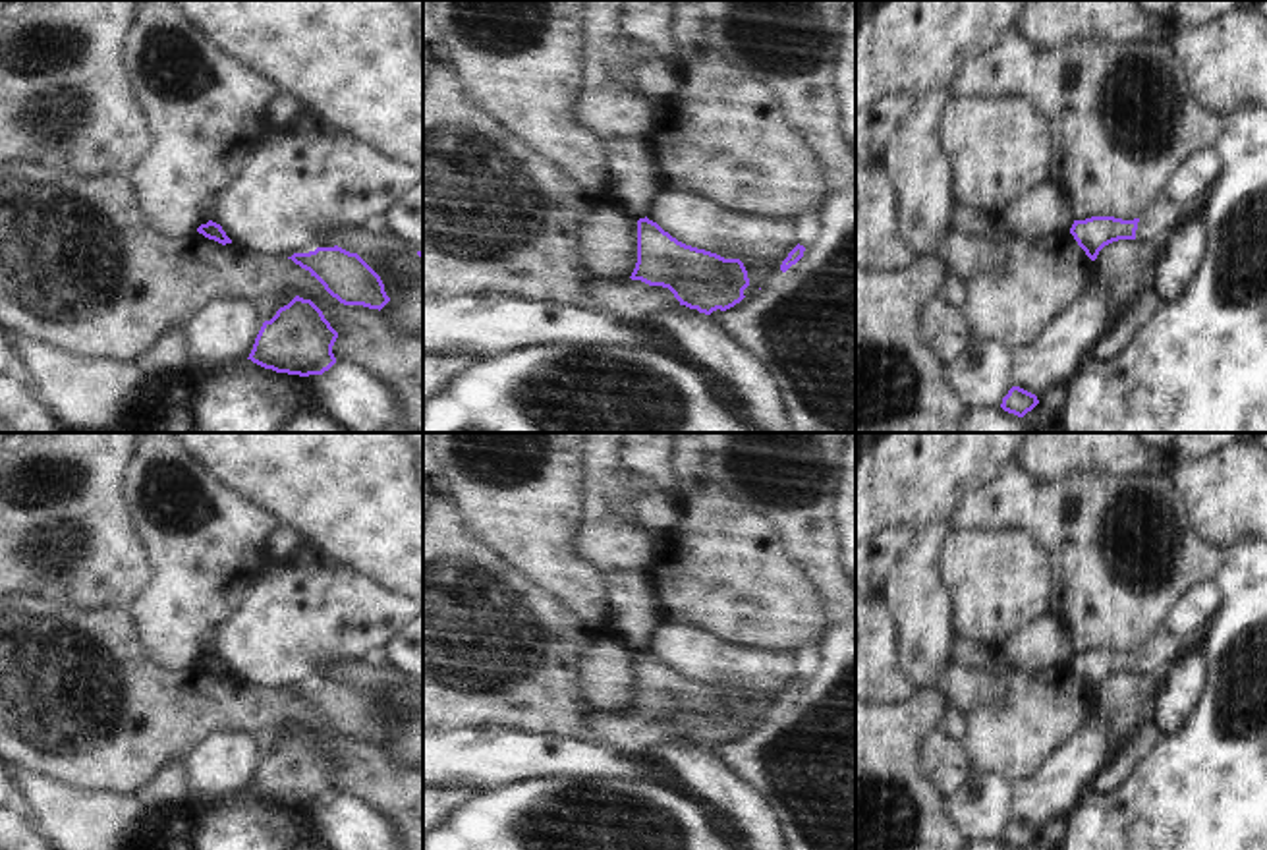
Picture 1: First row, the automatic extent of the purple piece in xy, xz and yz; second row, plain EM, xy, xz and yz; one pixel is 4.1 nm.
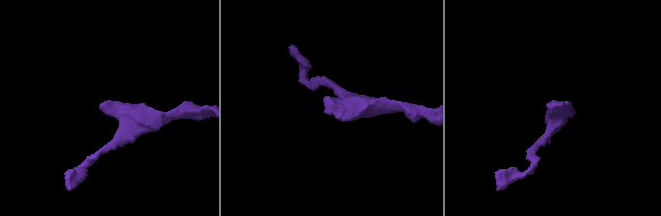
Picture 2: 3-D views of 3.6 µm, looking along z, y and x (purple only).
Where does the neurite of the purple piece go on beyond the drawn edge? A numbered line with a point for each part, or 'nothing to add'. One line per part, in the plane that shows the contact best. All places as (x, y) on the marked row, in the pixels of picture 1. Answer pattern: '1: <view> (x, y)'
1: xz (630, 302)

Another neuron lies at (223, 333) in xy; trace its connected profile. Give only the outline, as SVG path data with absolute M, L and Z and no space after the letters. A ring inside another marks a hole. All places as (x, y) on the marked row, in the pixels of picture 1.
M212 299L193 313L183 328L187 379L209 379L249 357L265 323L261 307L249 299Z

